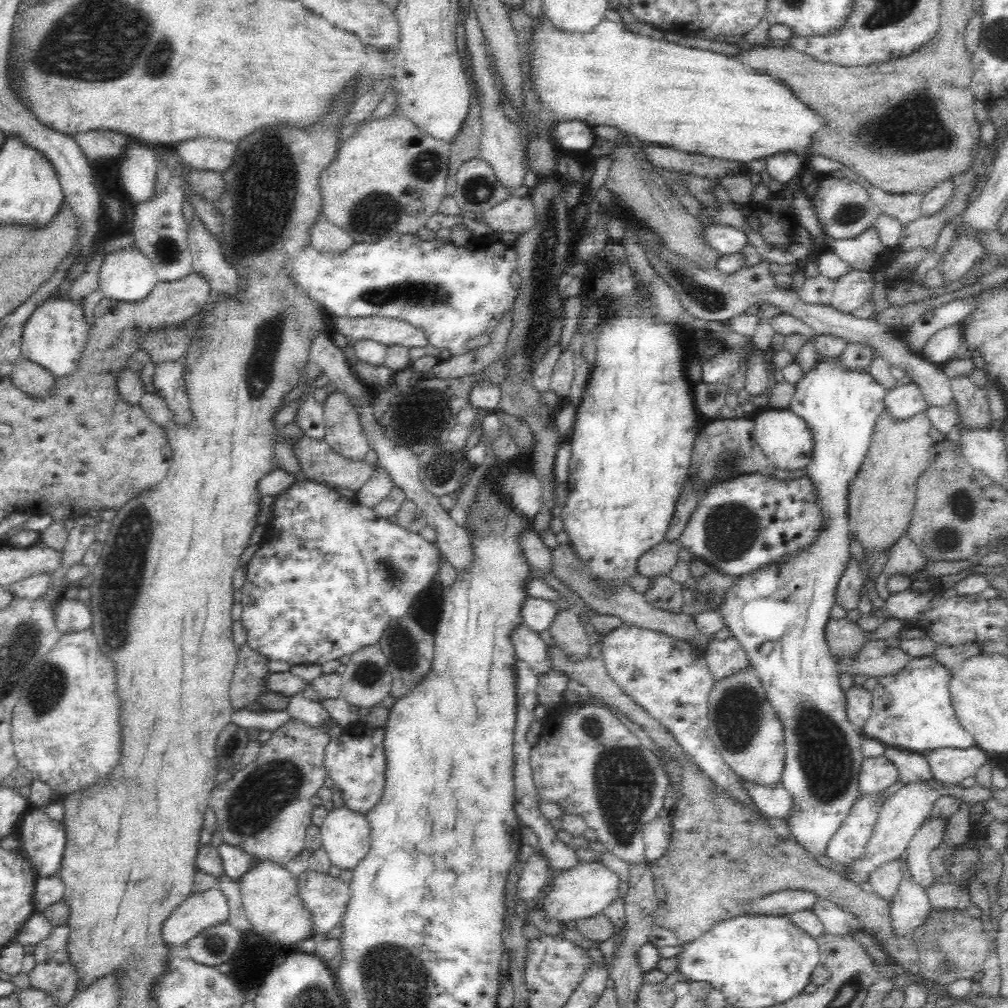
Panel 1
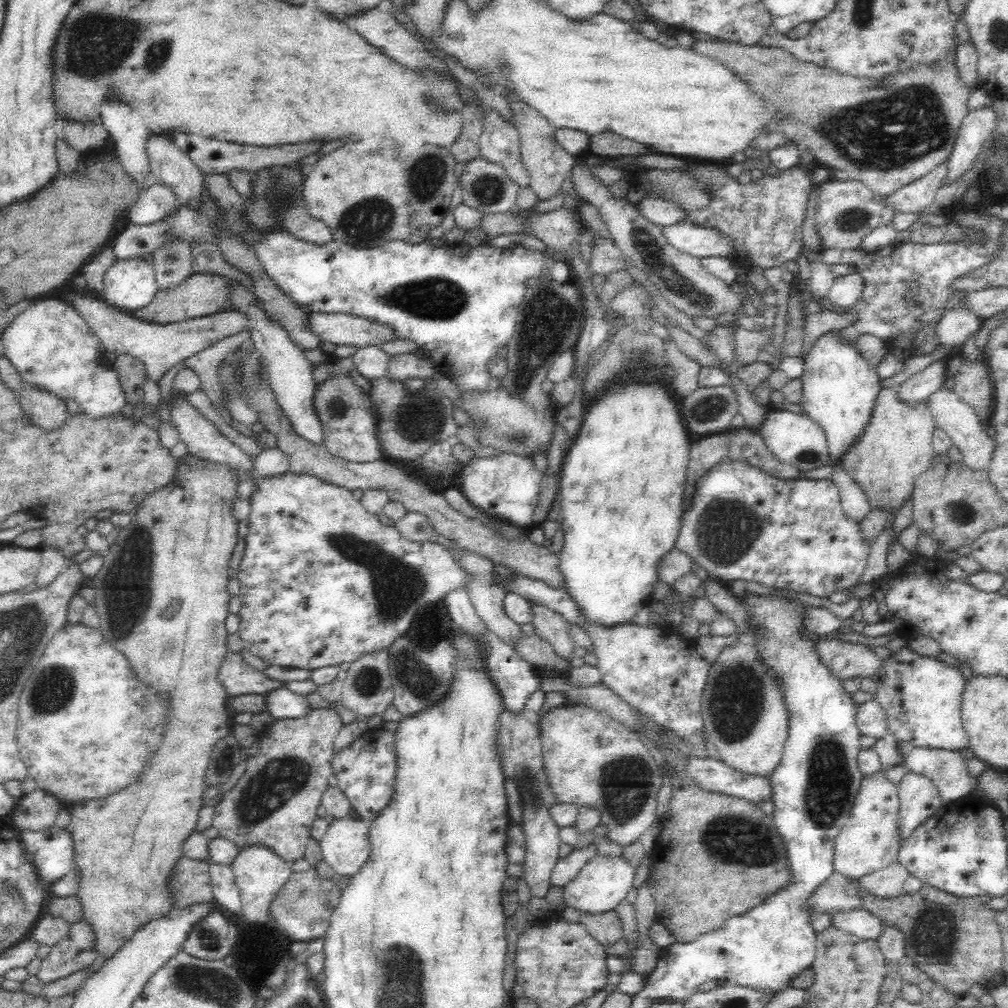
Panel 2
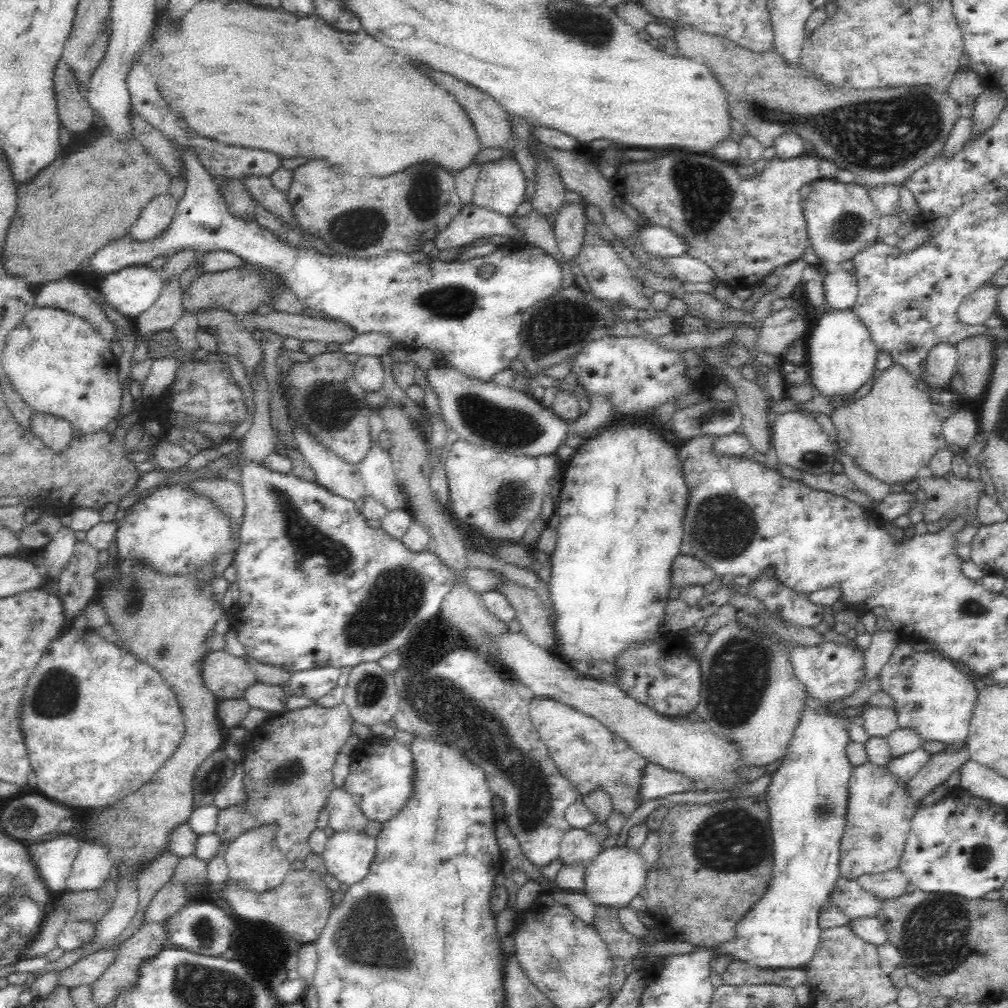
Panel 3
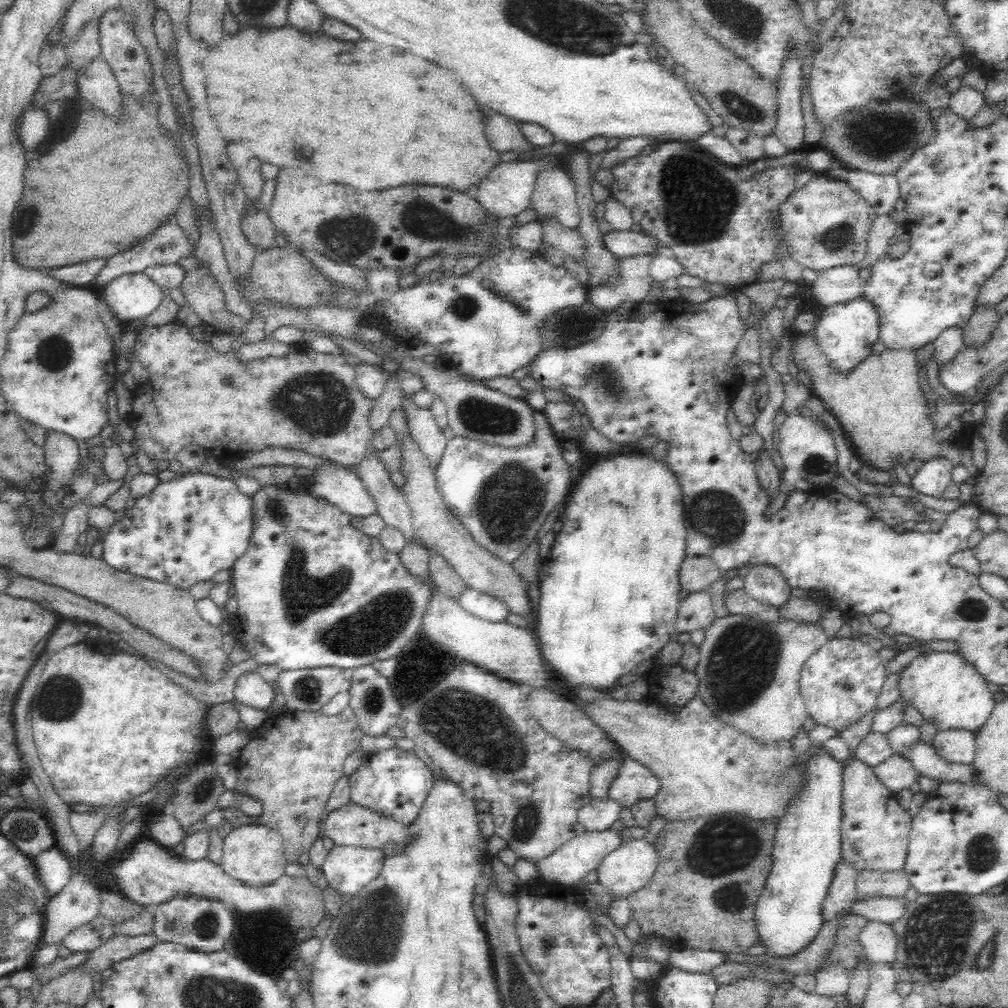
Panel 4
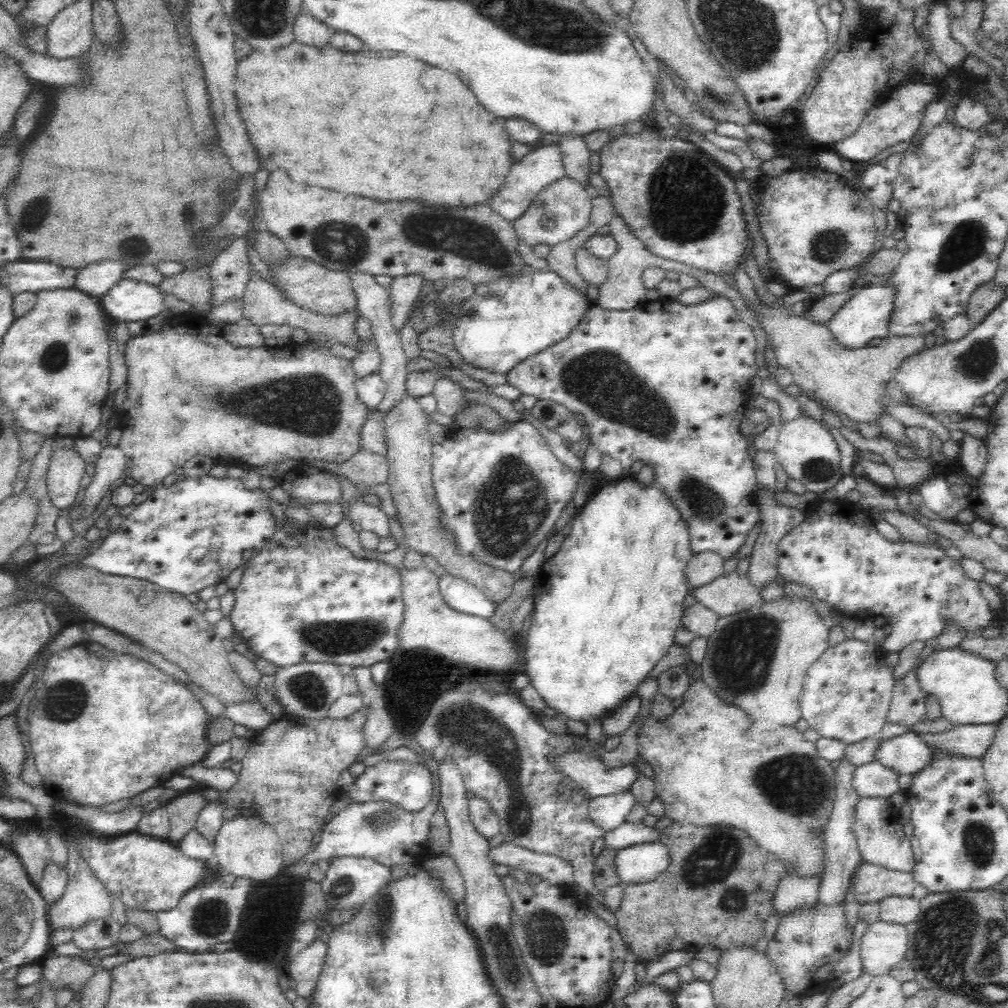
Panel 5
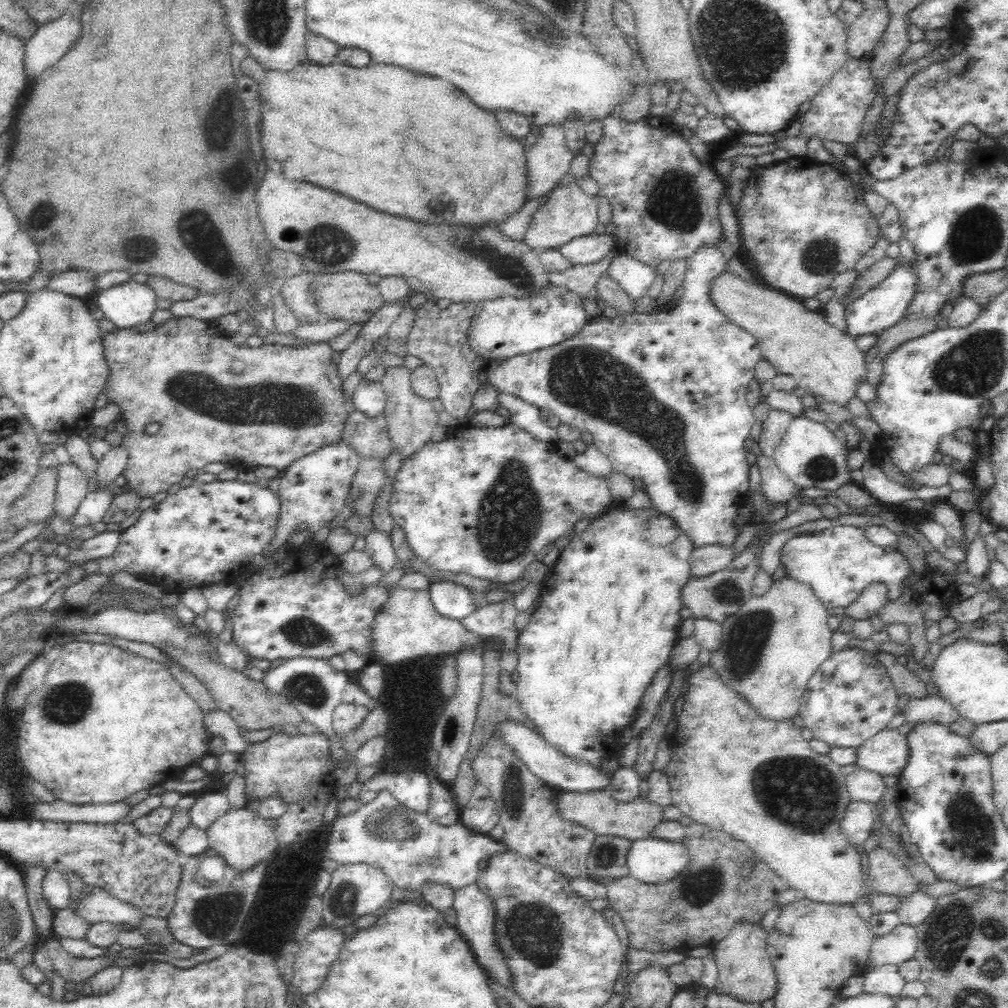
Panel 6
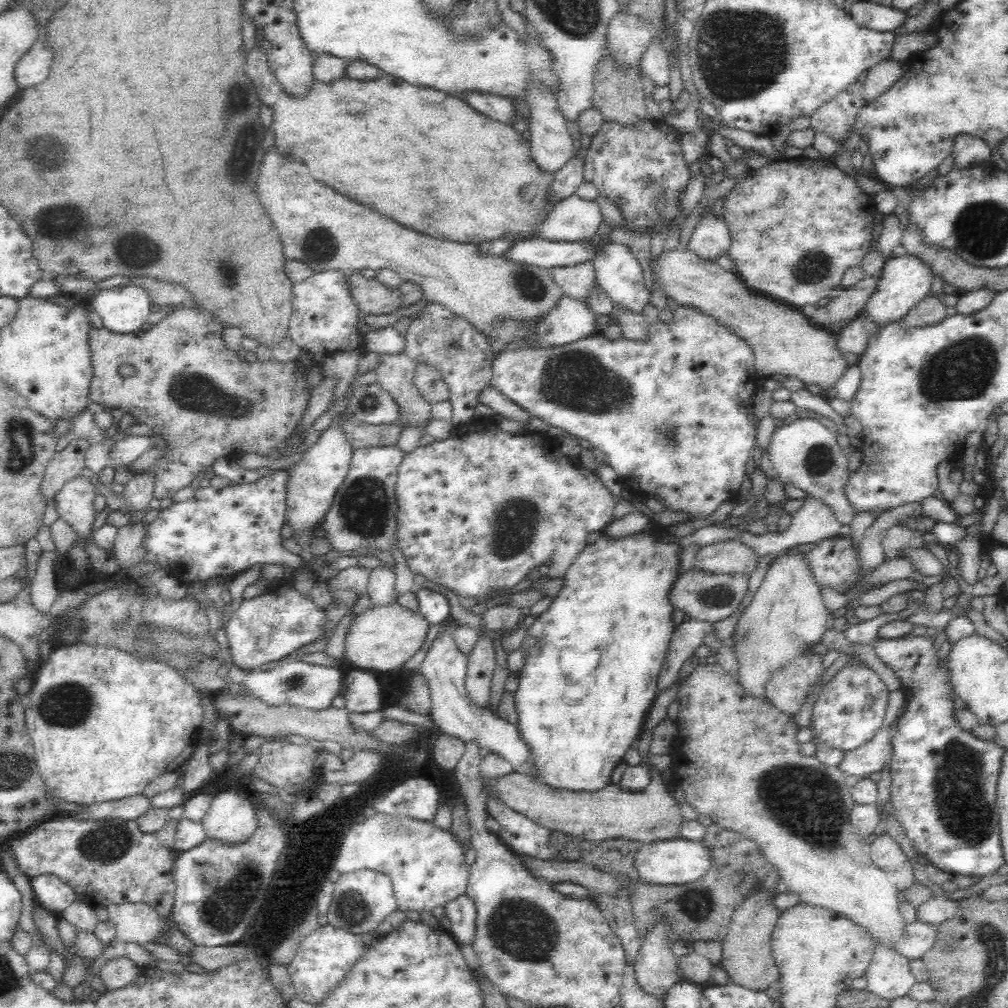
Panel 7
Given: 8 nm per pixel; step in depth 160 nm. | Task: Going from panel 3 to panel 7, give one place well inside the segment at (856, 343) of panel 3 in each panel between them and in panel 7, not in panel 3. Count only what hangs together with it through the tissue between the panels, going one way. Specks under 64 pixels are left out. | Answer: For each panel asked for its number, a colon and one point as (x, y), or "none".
4: (846, 332)
5: (866, 315)
6: (888, 302)
7: (906, 280)

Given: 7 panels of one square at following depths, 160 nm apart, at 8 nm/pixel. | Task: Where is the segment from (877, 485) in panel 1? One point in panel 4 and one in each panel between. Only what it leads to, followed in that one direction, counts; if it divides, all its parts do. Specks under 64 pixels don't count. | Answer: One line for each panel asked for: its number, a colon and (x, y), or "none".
2: (896, 446)
3: (892, 432)
4: (882, 411)

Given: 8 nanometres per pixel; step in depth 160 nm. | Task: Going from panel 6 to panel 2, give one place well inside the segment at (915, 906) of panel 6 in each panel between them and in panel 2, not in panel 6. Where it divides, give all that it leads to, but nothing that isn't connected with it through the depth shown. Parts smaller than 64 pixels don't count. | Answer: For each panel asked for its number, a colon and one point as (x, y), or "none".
2: (839, 893)
3: (855, 902)
4: (887, 909)
5: (901, 910)

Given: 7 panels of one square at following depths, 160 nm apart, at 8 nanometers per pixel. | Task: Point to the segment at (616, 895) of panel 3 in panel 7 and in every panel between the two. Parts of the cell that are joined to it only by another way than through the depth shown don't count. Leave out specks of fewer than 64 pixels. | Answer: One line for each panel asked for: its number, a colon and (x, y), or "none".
4: (631, 866)
5: (640, 863)
6: (651, 860)
7: (677, 861)

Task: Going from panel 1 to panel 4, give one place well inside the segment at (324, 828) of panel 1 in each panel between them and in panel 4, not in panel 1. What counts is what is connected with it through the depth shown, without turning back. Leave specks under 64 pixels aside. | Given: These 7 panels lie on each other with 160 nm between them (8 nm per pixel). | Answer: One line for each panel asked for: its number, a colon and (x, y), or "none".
2: (346, 847)
3: (348, 856)
4: (348, 870)

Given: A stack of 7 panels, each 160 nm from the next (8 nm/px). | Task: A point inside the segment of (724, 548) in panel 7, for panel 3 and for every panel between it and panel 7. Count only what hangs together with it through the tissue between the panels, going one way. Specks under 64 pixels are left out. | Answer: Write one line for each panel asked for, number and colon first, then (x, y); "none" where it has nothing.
3: (686, 570)
4: (696, 574)
5: (704, 566)
6: (706, 560)

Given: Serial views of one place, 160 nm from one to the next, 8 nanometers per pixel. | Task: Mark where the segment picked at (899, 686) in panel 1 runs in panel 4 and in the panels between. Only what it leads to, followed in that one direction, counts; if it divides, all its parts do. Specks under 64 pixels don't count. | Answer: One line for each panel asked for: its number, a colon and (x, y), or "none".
2: (922, 696)
3: (933, 695)
4: (945, 687)

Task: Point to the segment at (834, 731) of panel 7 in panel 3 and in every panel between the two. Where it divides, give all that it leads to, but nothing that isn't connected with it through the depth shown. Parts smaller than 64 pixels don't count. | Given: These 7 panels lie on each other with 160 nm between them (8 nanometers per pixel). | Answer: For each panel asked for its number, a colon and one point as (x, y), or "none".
3: (831, 671)
4: (840, 683)
5: (846, 694)
6: (849, 699)

